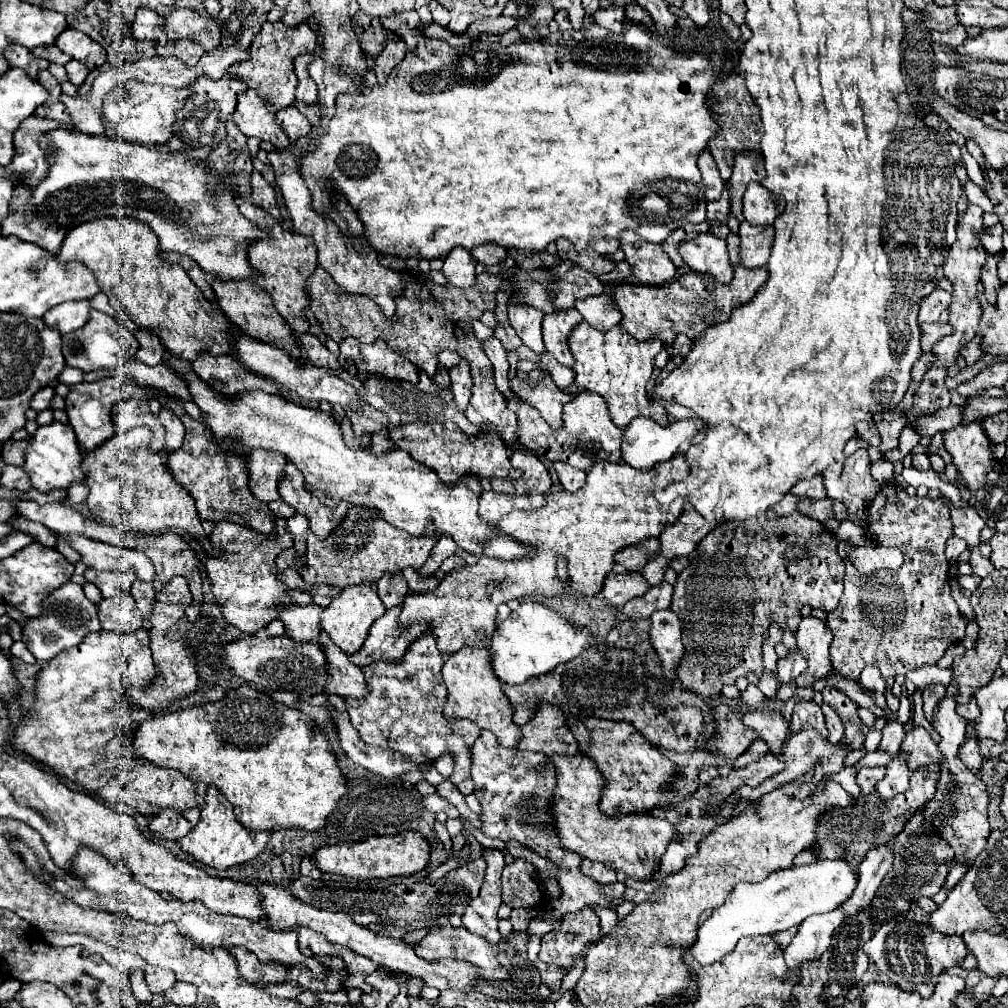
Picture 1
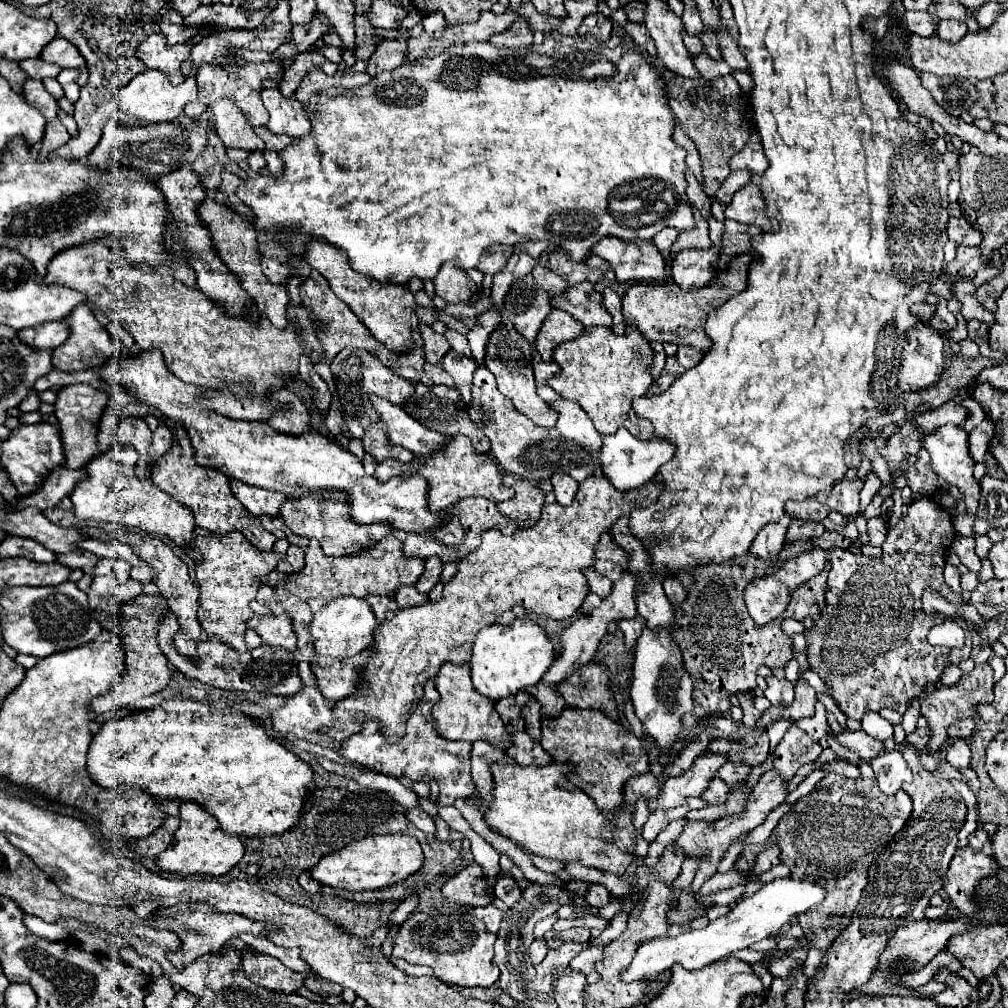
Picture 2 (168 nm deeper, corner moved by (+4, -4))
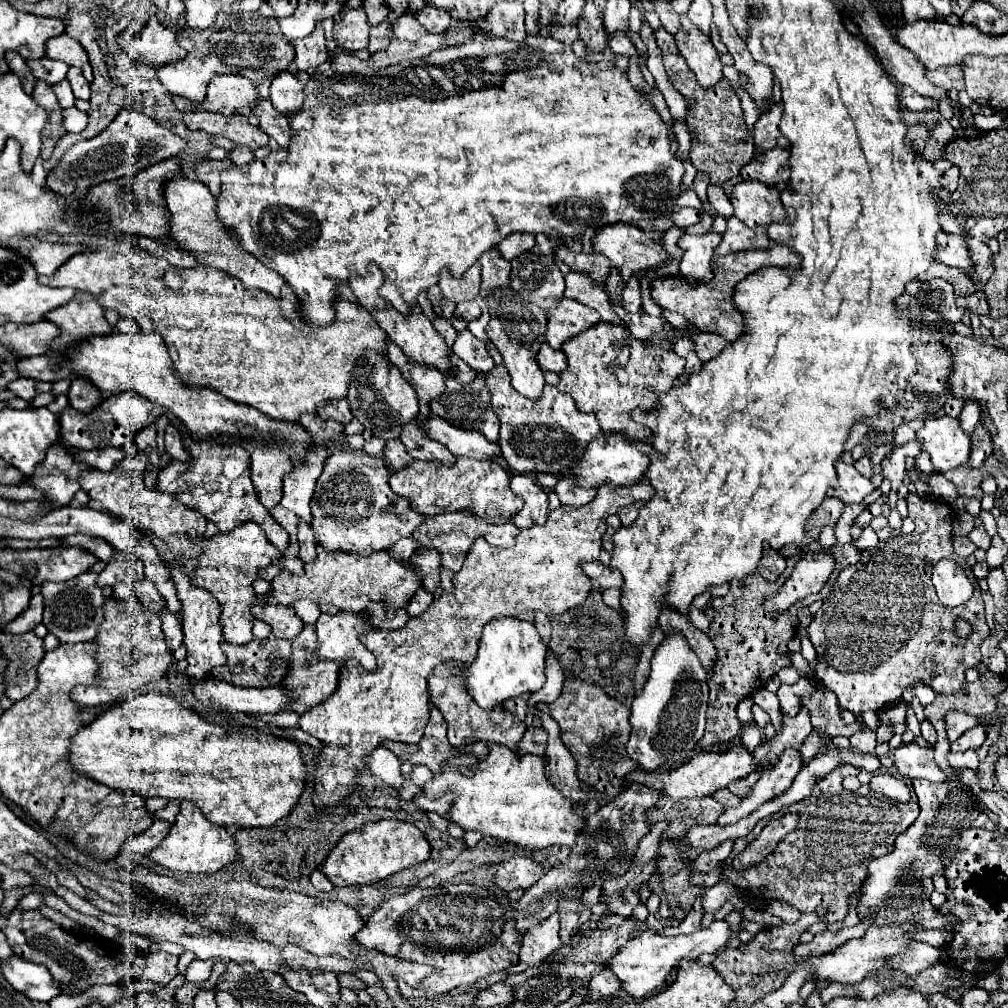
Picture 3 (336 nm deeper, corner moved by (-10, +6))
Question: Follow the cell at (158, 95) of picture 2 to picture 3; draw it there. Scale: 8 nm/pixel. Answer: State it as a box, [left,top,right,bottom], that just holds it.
[157,13,293,103]

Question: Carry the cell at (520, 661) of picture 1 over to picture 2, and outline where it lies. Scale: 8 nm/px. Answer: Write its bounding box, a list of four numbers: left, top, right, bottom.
[471,615,557,701]

